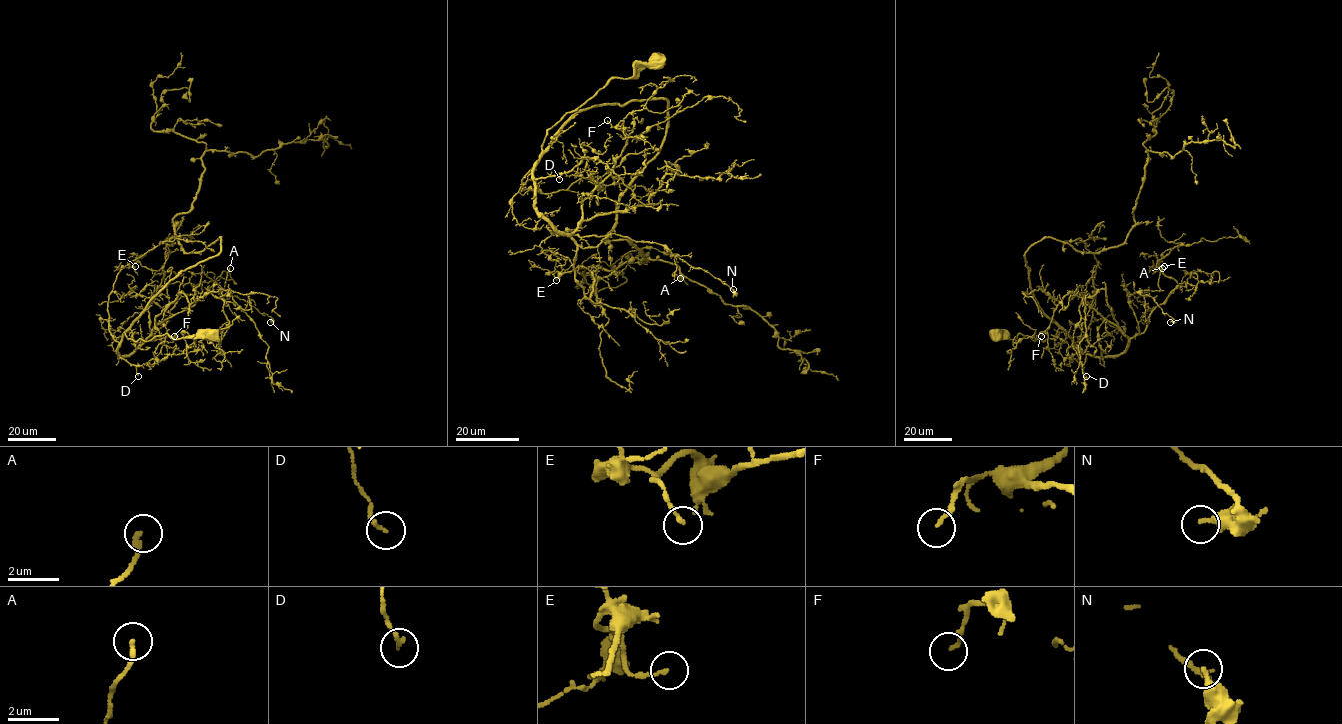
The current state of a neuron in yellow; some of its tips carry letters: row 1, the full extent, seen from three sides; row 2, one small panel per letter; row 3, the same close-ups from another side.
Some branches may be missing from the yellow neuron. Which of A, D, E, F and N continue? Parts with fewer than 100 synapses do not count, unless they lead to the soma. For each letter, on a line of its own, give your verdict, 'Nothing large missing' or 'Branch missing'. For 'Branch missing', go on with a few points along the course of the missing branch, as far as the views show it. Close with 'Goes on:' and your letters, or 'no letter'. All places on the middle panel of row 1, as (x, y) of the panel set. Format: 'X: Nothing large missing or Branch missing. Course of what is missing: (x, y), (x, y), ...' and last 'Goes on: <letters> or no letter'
A: Nothing large missing
D: Nothing large missing
E: Nothing large missing
F: Nothing large missing
N: Nothing large missing
Goes on: no letter

